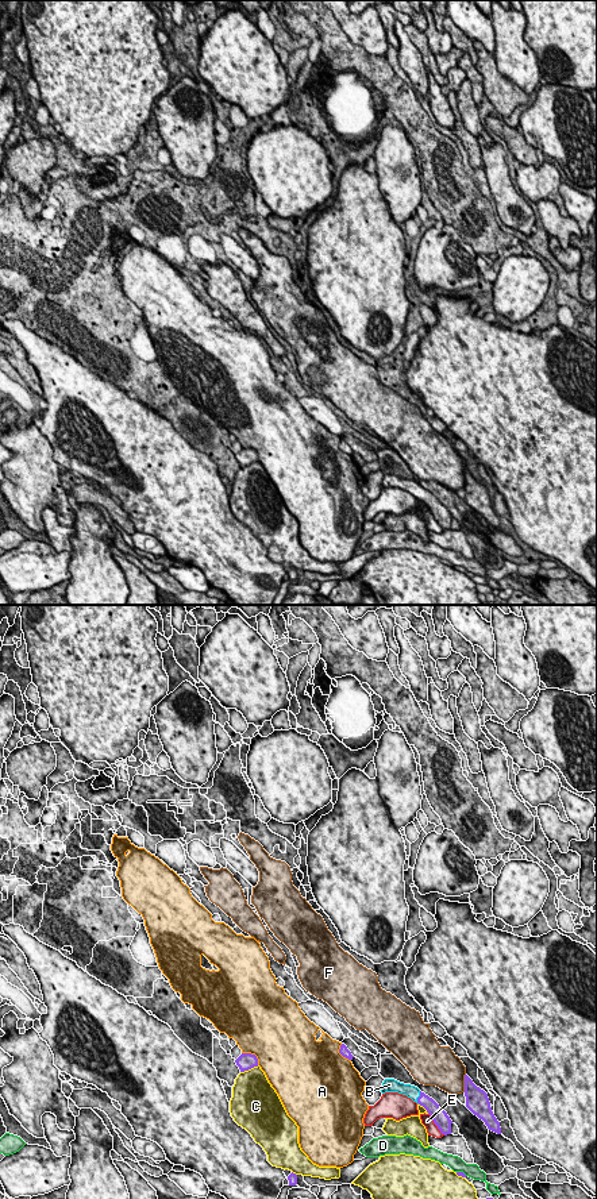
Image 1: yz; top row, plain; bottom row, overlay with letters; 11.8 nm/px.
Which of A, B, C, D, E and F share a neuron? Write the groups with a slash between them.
A / B / C / D / E / F

